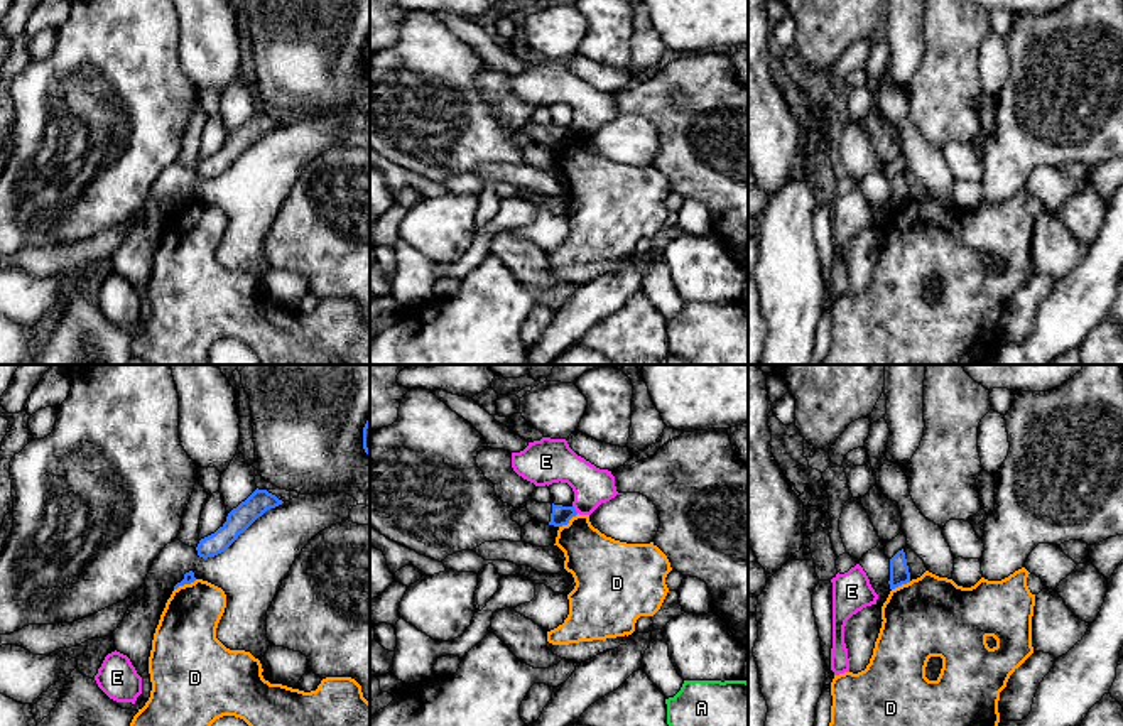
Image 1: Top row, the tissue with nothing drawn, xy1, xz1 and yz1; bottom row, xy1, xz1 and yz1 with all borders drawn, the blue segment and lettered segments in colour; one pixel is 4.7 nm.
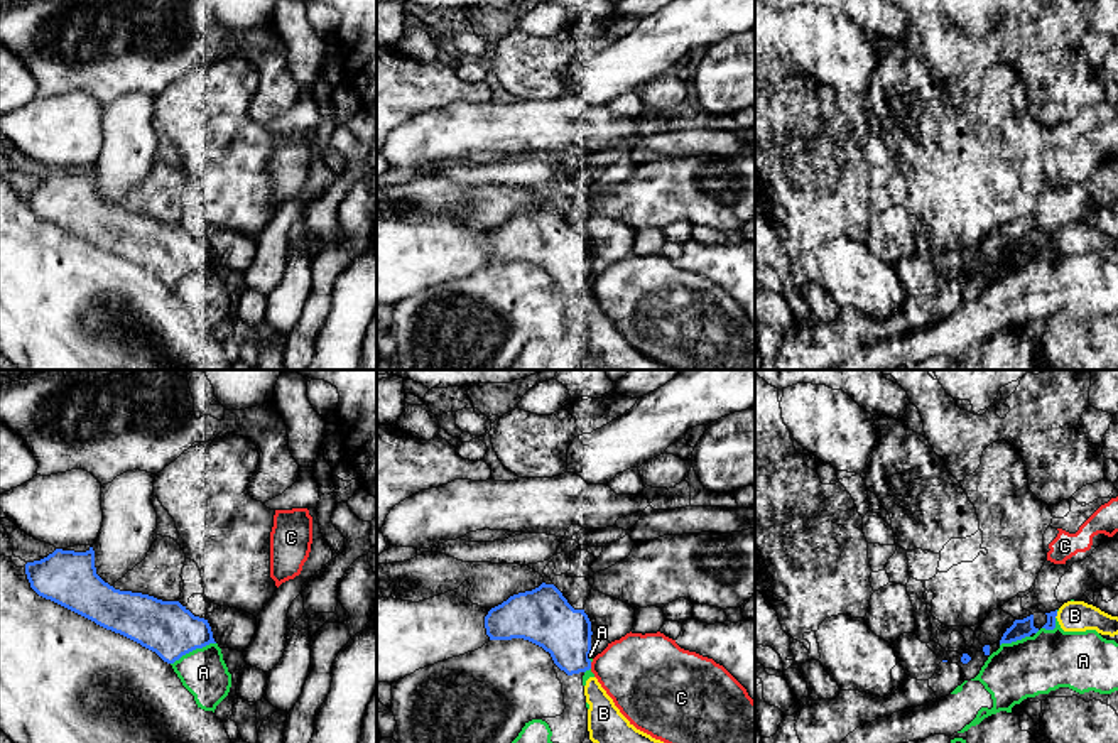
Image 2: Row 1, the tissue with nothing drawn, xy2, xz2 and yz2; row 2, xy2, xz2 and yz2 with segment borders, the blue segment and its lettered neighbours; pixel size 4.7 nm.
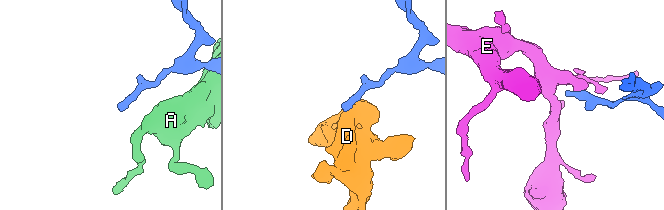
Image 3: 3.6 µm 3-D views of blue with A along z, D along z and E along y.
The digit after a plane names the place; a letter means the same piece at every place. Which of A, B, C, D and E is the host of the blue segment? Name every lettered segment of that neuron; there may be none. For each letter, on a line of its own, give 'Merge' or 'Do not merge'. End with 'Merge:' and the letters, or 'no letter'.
A: Do not merge
B: Merge
C: Do not merge
D: Do not merge
E: Do not merge
Merge: B

